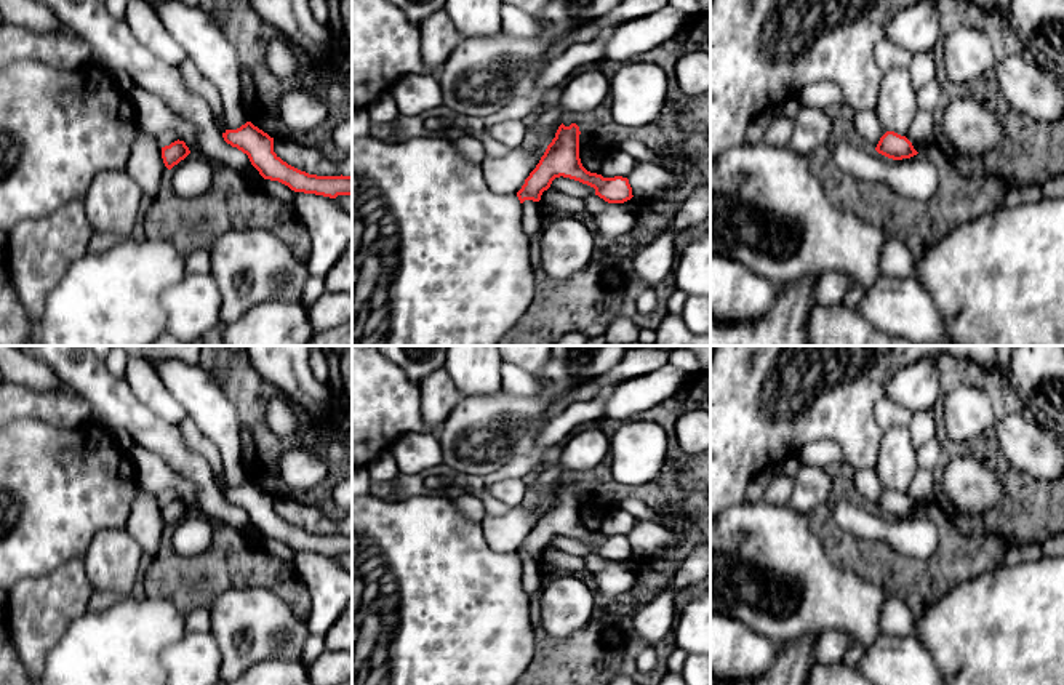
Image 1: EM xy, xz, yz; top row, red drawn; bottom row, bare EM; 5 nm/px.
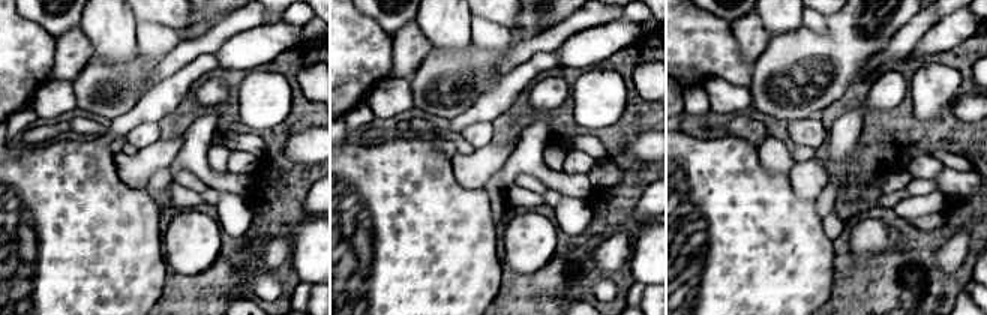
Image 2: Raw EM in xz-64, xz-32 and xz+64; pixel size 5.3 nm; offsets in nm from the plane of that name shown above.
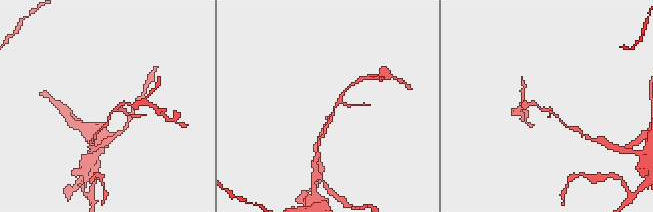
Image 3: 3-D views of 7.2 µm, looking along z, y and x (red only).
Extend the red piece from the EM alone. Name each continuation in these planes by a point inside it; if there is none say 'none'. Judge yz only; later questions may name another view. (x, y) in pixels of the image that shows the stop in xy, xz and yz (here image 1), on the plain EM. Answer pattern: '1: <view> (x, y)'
none

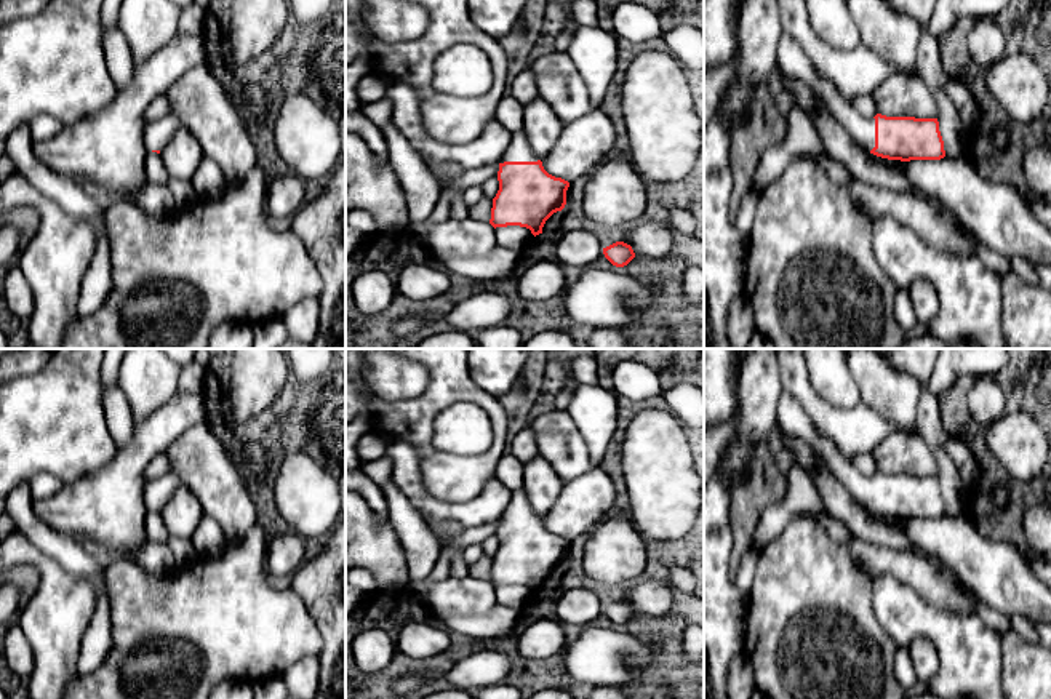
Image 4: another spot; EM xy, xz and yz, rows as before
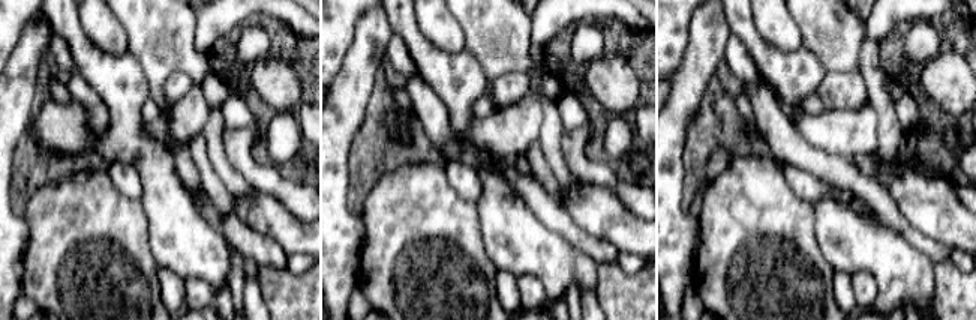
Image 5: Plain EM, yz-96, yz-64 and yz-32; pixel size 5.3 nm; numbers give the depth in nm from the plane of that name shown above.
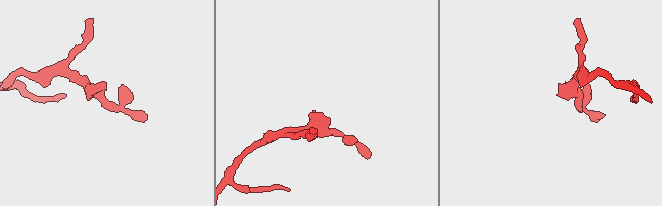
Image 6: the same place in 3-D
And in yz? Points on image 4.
1: yz (792, 419)

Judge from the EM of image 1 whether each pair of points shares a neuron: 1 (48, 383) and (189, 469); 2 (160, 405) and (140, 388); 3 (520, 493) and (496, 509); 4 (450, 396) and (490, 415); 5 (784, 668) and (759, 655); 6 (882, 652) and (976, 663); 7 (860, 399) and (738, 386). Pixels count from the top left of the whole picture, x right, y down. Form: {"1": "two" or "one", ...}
{"1": "two", "2": "one", "3": "two", "4": "two", "5": "two", "6": "two", "7": "one"}

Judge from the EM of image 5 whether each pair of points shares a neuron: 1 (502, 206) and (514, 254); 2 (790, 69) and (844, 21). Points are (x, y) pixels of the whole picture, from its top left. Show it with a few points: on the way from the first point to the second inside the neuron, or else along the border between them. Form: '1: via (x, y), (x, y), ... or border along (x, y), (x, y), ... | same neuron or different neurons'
1: via (505, 218), (514, 233), (514, 242) | same neuron
2: border along (804, 45), (816, 56), (826, 72) | different neurons

